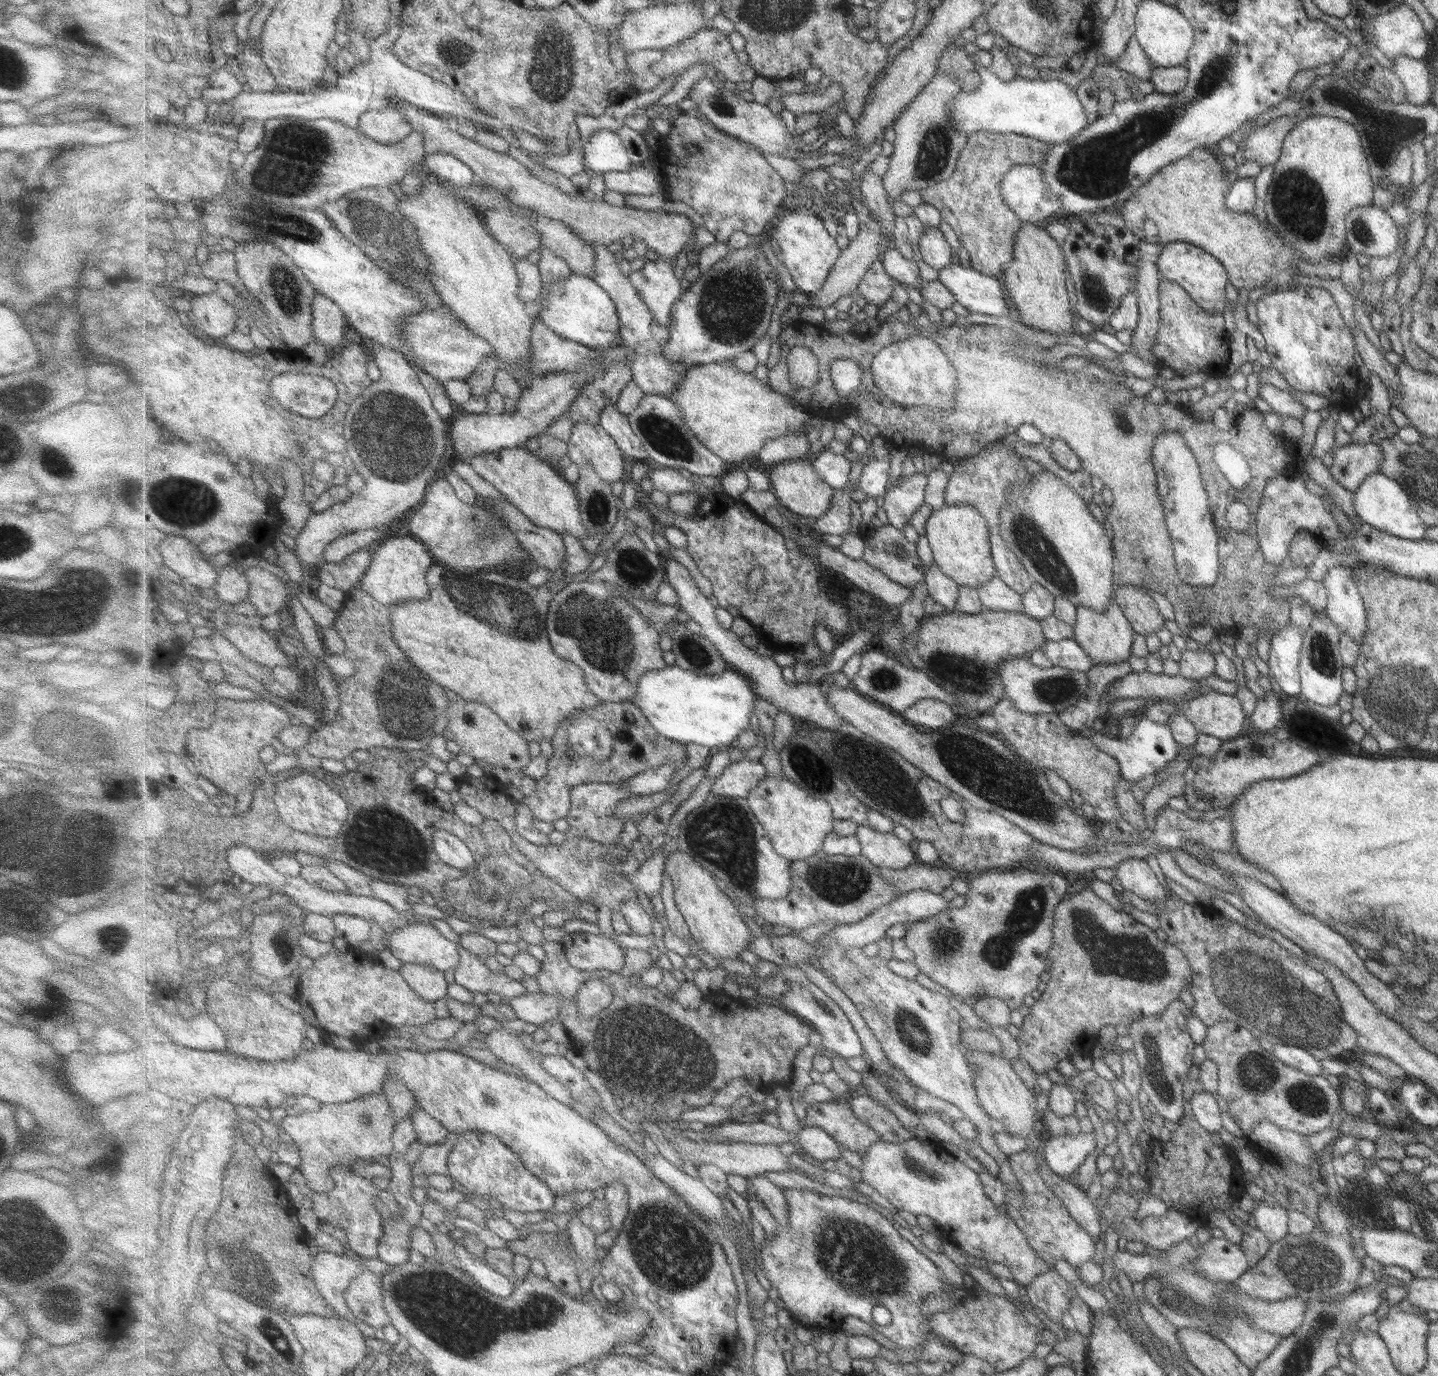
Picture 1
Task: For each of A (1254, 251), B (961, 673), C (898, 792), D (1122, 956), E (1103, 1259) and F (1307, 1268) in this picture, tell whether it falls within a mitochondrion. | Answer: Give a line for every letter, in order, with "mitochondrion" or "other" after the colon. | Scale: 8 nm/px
A: other
B: mitochondrion
C: mitochondrion
D: mitochondrion
E: other
F: mitochondrion

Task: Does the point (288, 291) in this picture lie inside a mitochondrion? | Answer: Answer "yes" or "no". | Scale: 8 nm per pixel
yes

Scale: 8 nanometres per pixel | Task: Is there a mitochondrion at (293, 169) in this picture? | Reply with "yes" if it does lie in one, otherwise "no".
yes

